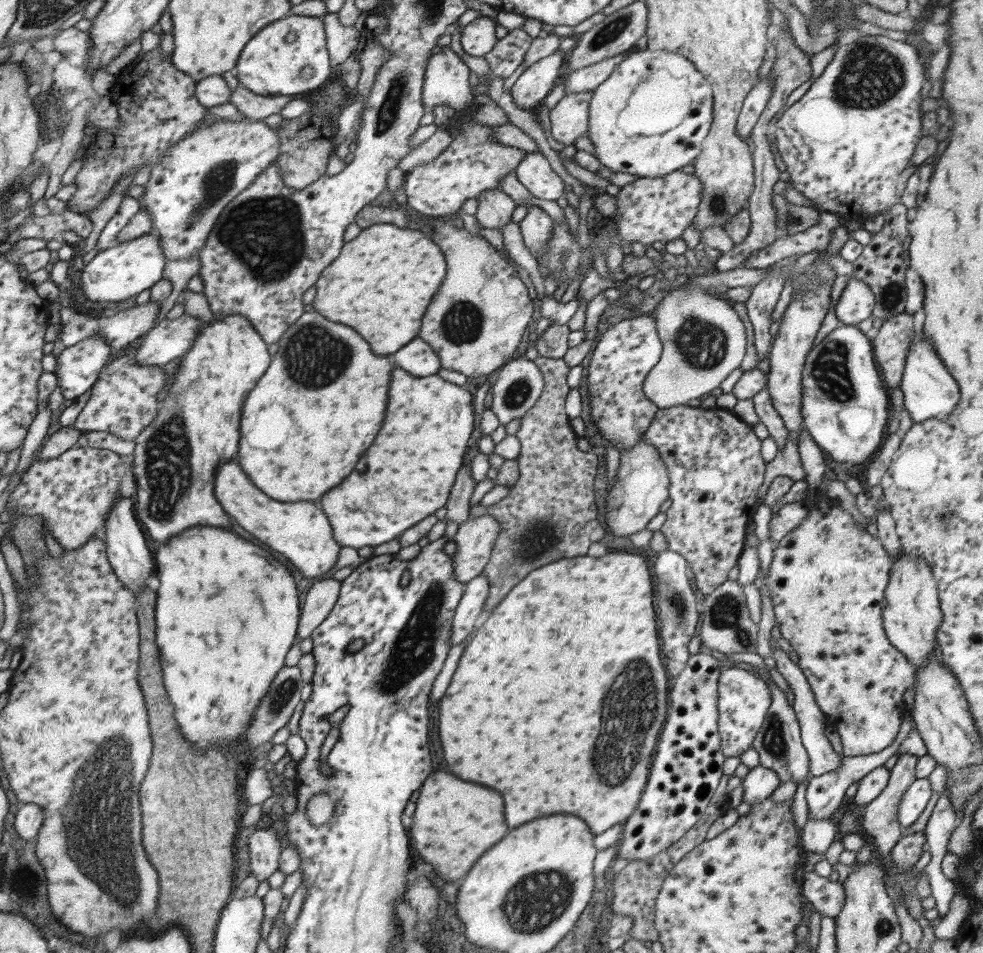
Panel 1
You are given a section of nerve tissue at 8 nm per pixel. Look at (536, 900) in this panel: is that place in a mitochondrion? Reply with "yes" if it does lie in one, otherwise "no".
yes

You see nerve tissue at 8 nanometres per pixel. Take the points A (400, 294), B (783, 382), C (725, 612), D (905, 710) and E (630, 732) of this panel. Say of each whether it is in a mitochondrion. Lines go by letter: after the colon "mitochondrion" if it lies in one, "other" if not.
A: other
B: other
C: mitochondrion
D: other
E: mitochondrion

